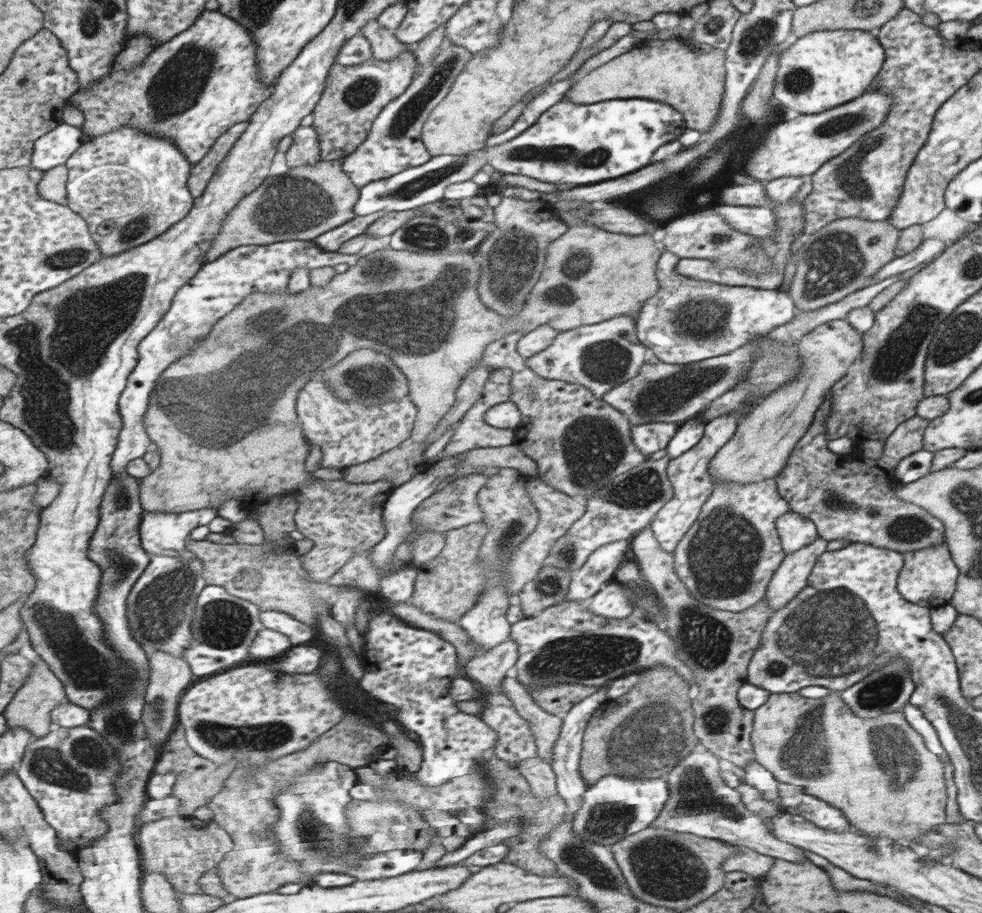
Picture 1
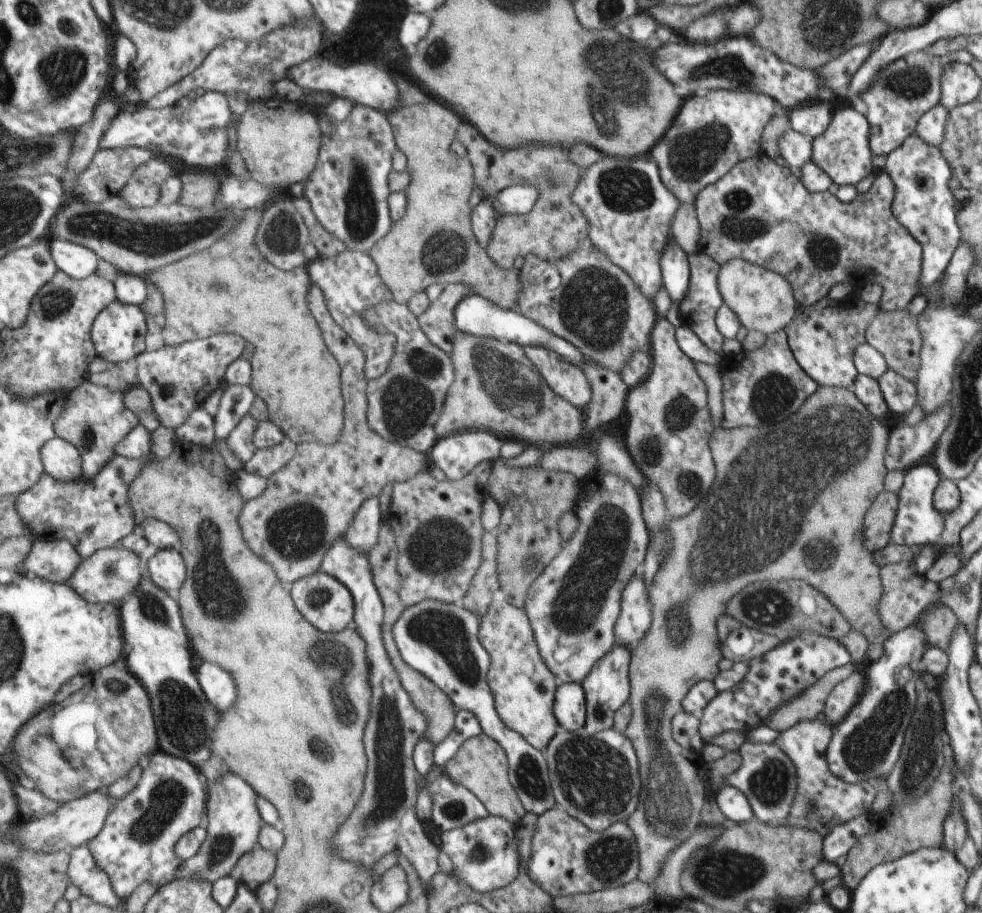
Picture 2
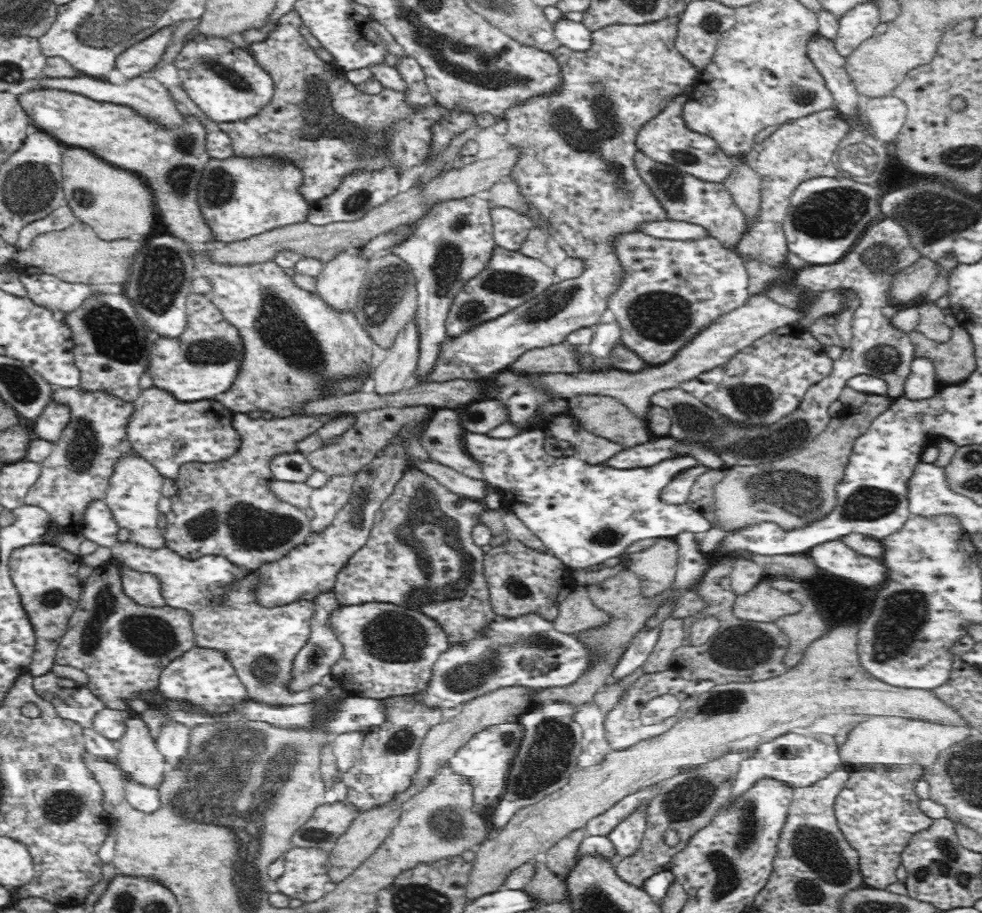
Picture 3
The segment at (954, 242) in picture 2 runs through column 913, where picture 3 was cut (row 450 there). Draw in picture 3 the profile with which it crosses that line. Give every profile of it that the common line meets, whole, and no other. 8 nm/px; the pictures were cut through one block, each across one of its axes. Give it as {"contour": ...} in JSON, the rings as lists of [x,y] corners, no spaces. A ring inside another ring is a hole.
{"contour":[[[156,386],[144,390],[140,388],[140,394],[142,396],[138,396],[136,402],[130,402],[134,408],[130,424],[126,424],[126,430],[130,434],[130,446],[140,458],[148,460],[164,478],[176,480],[182,472],[182,466],[186,464],[226,462],[238,452],[242,440],[236,434],[236,428],[232,428],[234,414],[224,410],[220,402],[184,402],[178,400],[172,392]]]}

